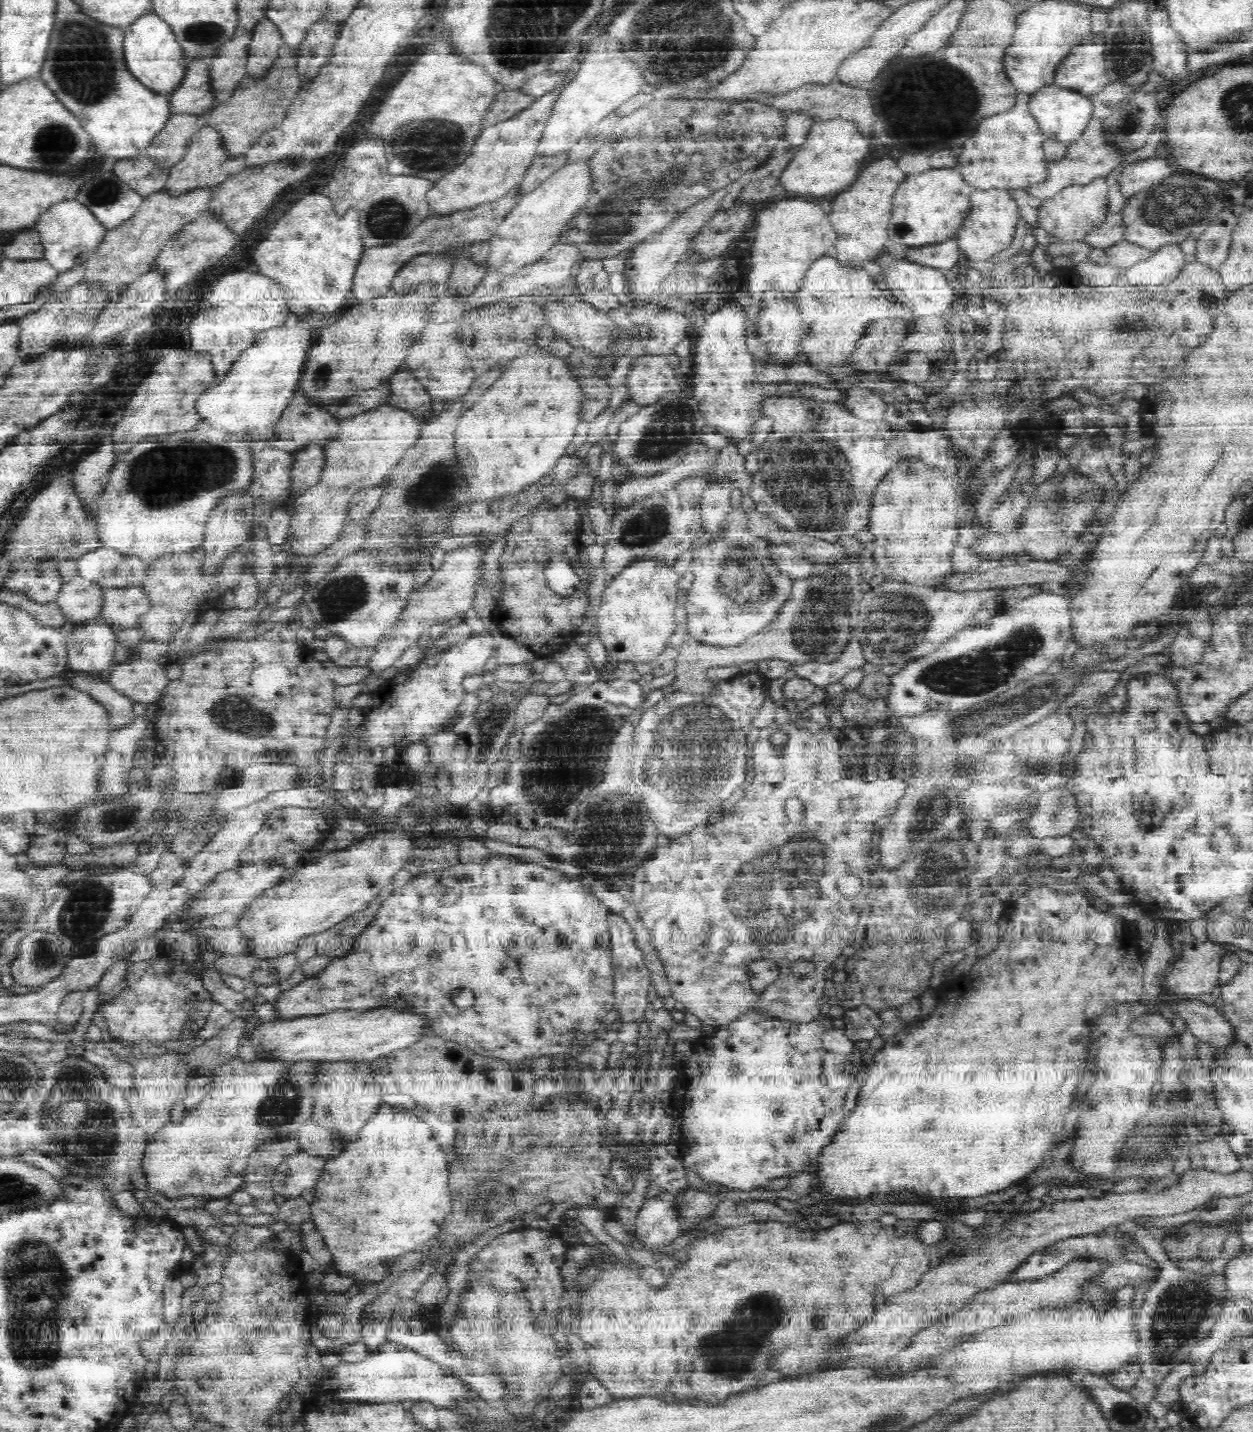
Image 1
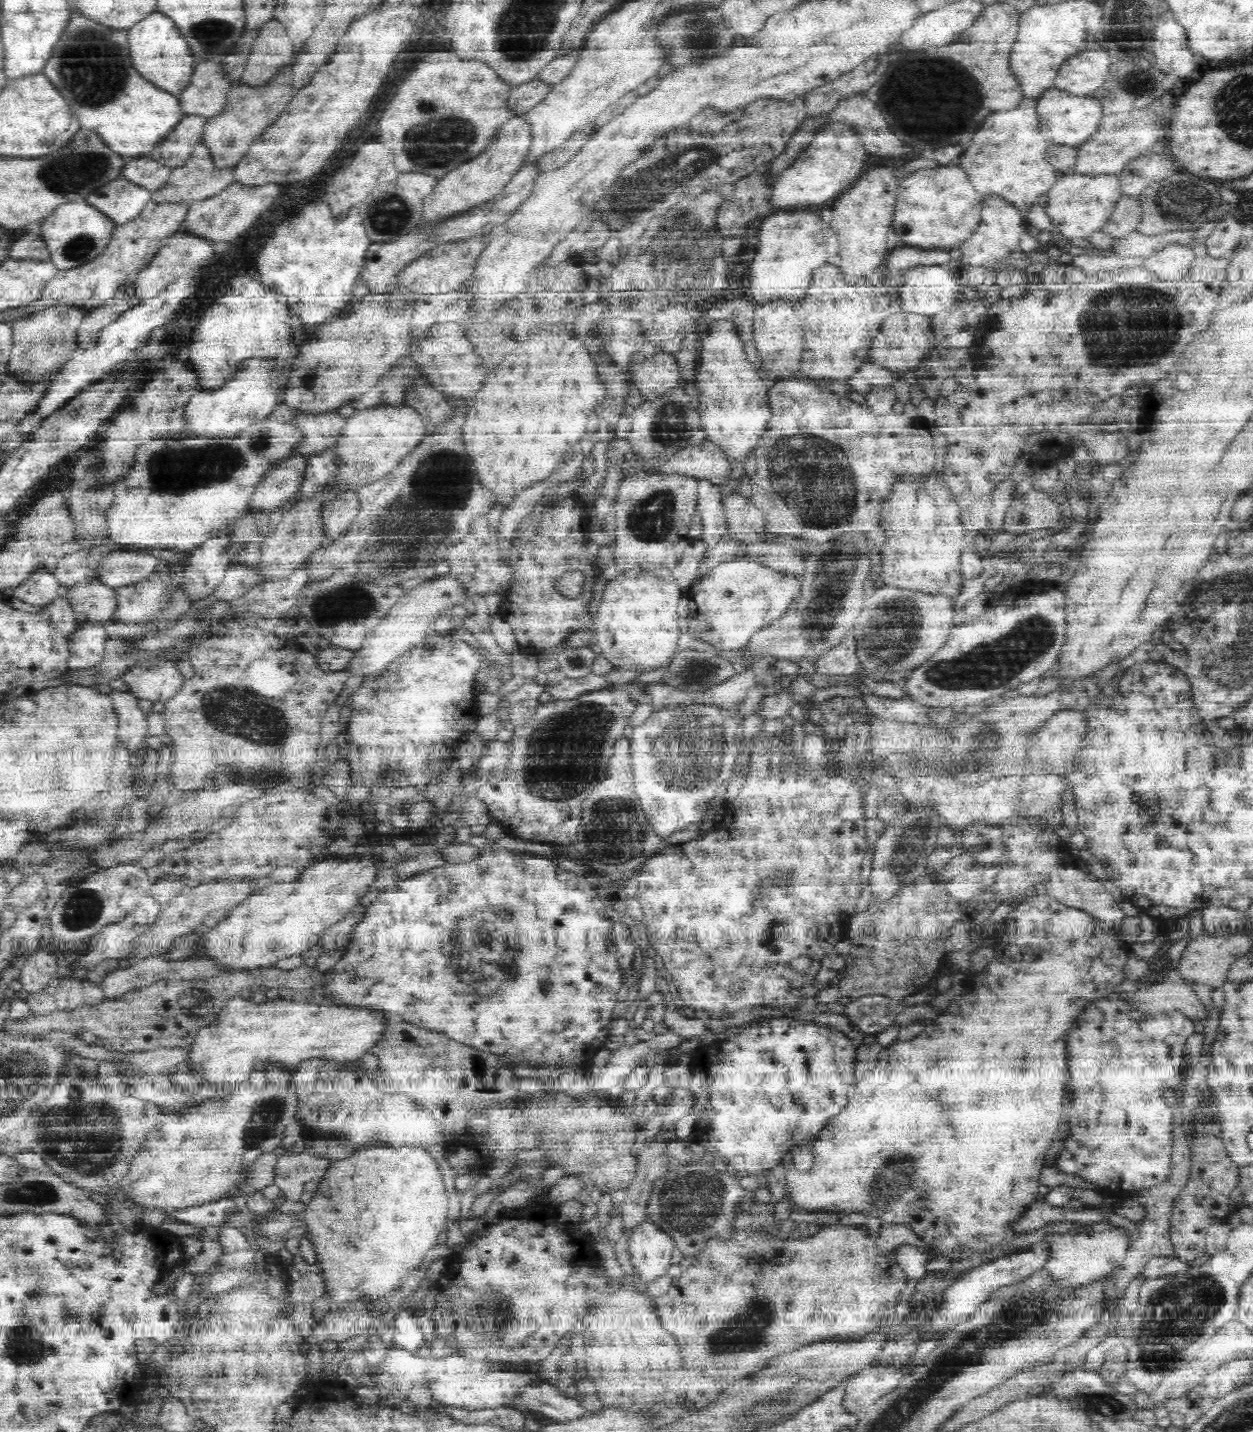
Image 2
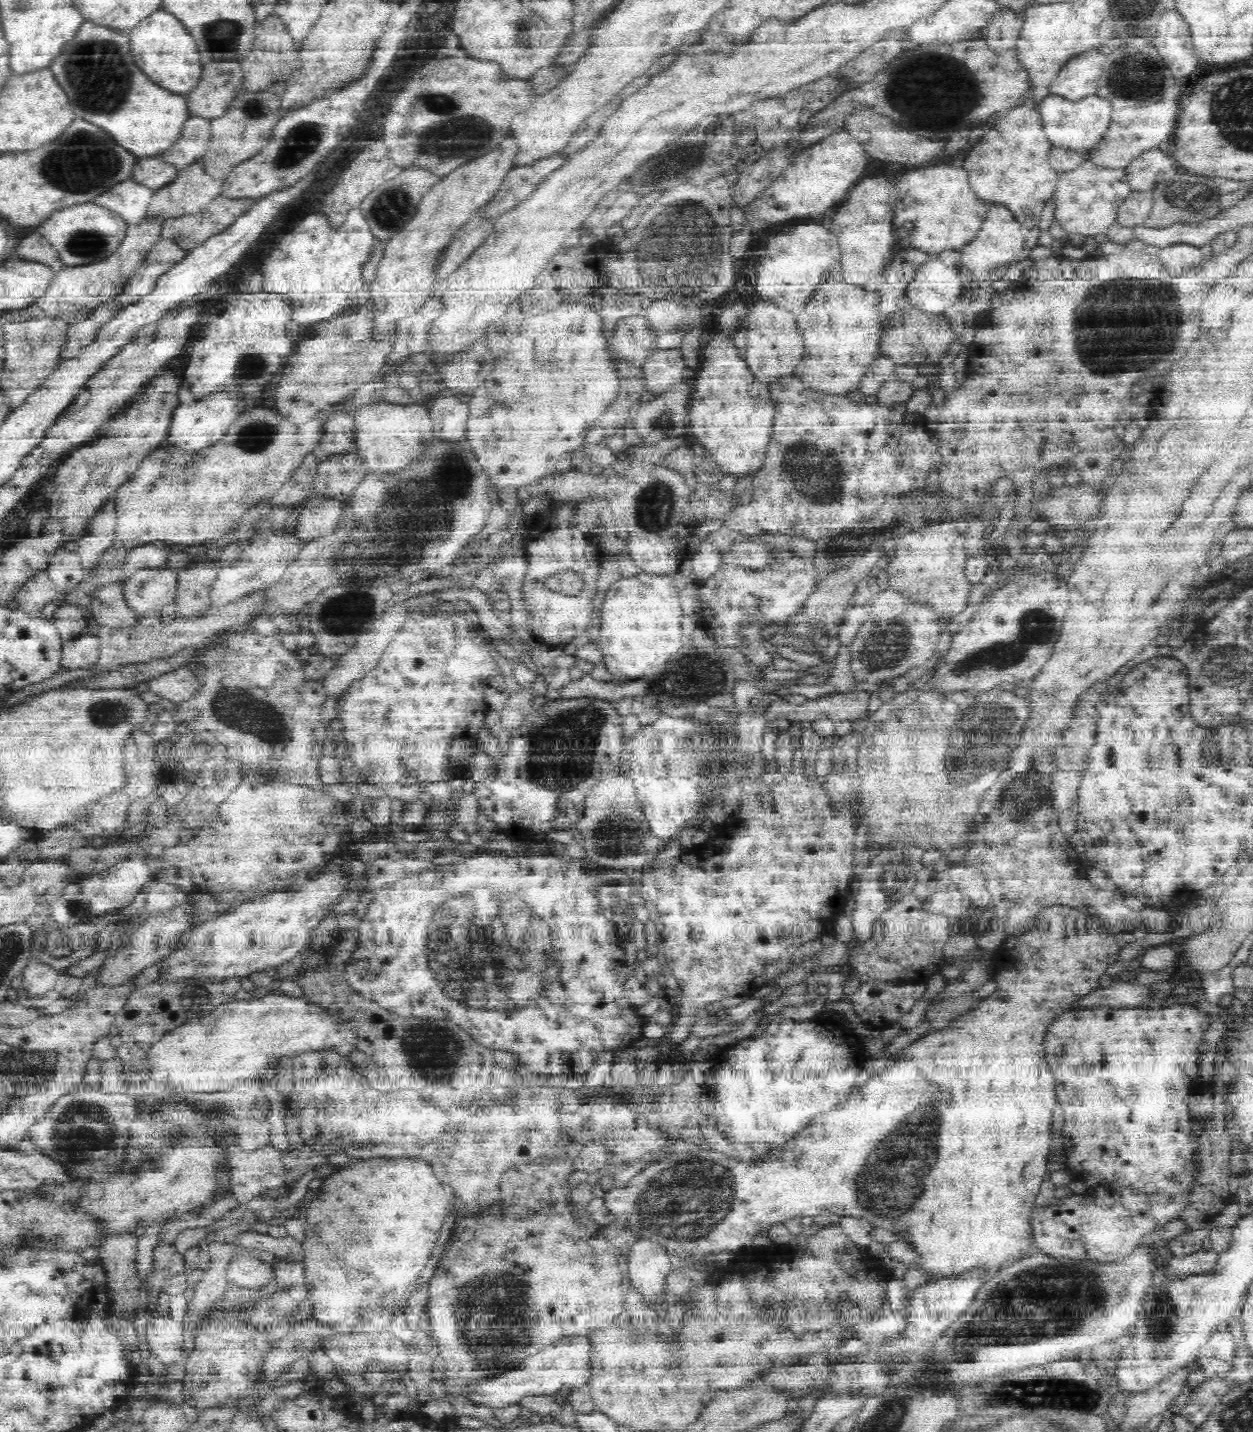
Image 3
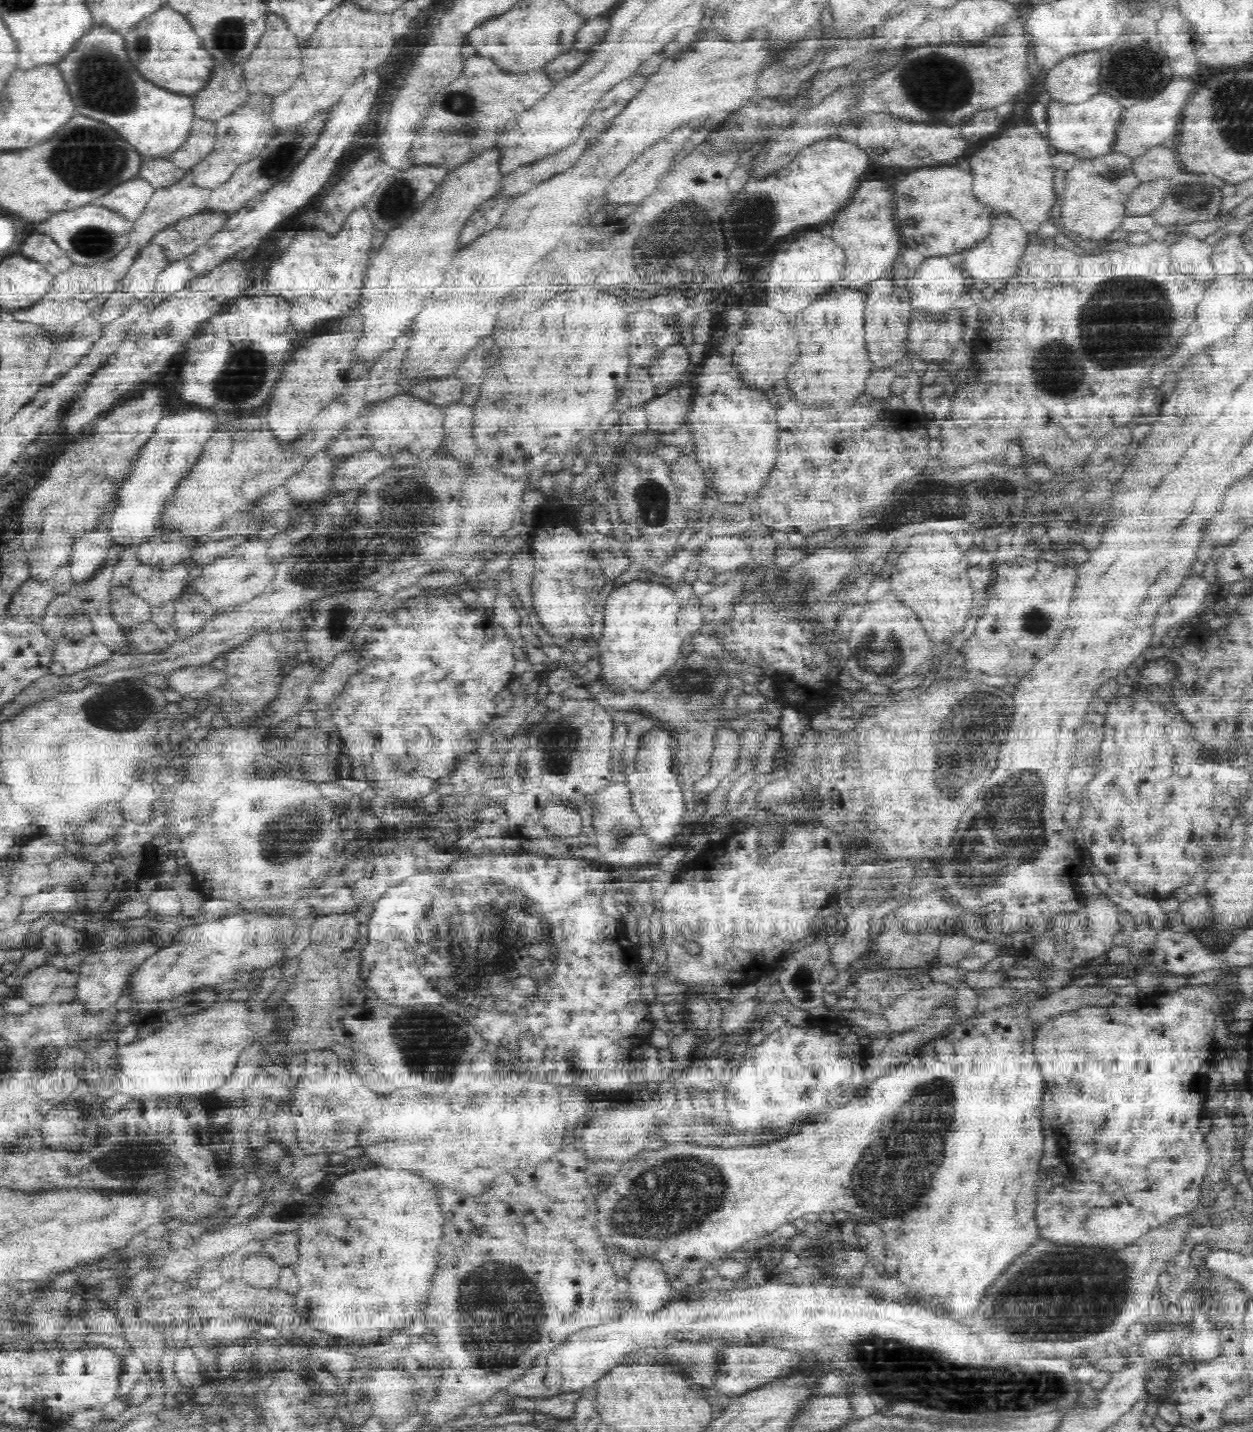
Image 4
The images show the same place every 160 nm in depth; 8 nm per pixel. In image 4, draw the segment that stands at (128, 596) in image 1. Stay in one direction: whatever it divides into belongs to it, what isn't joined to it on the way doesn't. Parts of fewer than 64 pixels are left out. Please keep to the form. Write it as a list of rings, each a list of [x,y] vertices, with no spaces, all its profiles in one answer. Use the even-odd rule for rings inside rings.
[[[140,563],[130,575],[127,584],[146,602],[158,606],[160,602],[180,594],[180,590],[188,582],[189,570],[189,566],[182,564],[160,568],[155,564]]]

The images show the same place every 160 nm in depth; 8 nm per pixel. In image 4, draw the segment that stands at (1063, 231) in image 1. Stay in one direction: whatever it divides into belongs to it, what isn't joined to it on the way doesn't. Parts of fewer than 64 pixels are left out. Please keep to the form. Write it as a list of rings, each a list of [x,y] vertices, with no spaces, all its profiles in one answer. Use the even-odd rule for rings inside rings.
[[[1110,152],[1080,160],[1066,176],[1066,190],[1062,194],[1062,224],[1083,239],[1103,240],[1120,228],[1126,214],[1126,203],[1134,189],[1142,182],[1133,171],[1133,158],[1121,152]]]

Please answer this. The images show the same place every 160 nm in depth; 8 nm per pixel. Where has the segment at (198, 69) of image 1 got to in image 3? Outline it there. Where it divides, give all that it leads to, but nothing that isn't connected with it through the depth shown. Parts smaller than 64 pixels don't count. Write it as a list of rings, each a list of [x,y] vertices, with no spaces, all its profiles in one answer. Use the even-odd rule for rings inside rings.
[[[238,61],[214,62],[203,68],[202,80],[192,92],[186,94],[189,113],[192,117],[215,119],[222,116],[232,106],[236,95],[244,91],[245,74]]]

